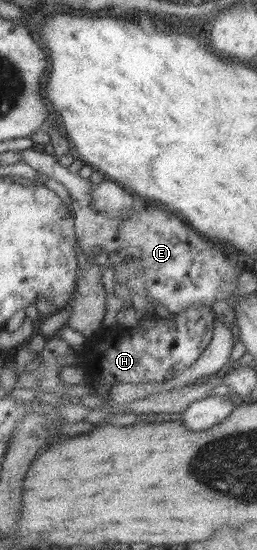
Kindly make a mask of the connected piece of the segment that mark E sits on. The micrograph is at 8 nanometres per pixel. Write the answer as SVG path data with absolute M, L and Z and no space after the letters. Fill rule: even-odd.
M29 148L20 150L19 154L21 162L27 164L38 174L45 174L45 178L61 183L67 189L71 199L70 210L73 211L74 238L79 242L83 254L83 251L89 247L101 247L100 260L105 265L108 285L110 283L124 283L129 292L145 295L149 302L159 302L171 314L179 313L191 305L212 306L215 301L229 298L229 295L237 290L237 277L240 271L235 264L225 258L225 254L220 248L222 244L202 237L176 215L159 210L157 207L154 208L145 202L145 209L142 212L134 212L132 216L121 221L109 219L106 215L97 213L90 208L92 183L88 179L80 178L77 173L69 172L65 166L59 164L53 155L36 152ZM125 256L131 256L129 263L124 263Z

